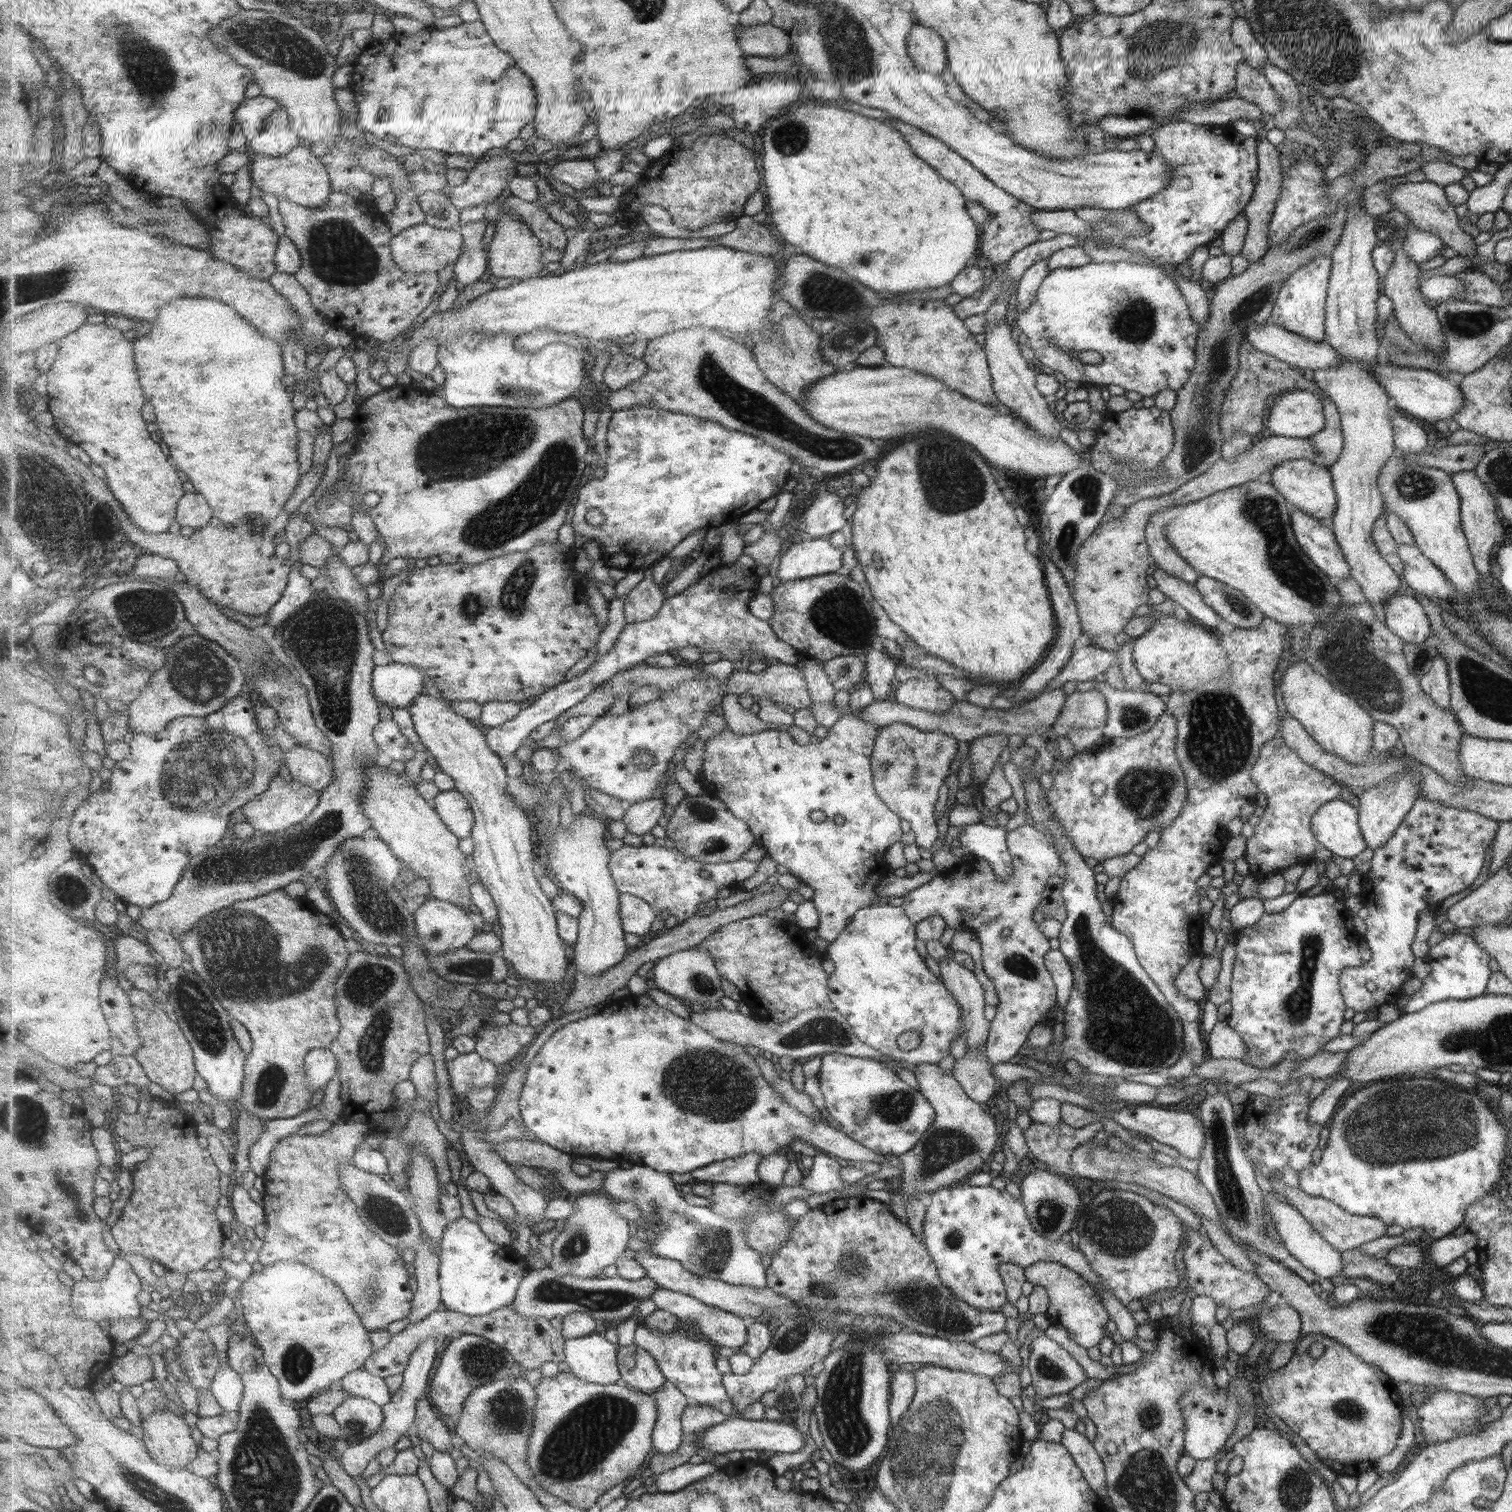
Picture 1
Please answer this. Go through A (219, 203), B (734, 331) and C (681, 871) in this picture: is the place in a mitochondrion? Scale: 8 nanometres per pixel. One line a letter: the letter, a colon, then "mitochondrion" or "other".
A: other
B: other
C: other

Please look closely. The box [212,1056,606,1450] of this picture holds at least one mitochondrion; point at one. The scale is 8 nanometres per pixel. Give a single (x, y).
(507, 1412)

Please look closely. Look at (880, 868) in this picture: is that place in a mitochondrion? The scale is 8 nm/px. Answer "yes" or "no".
no

